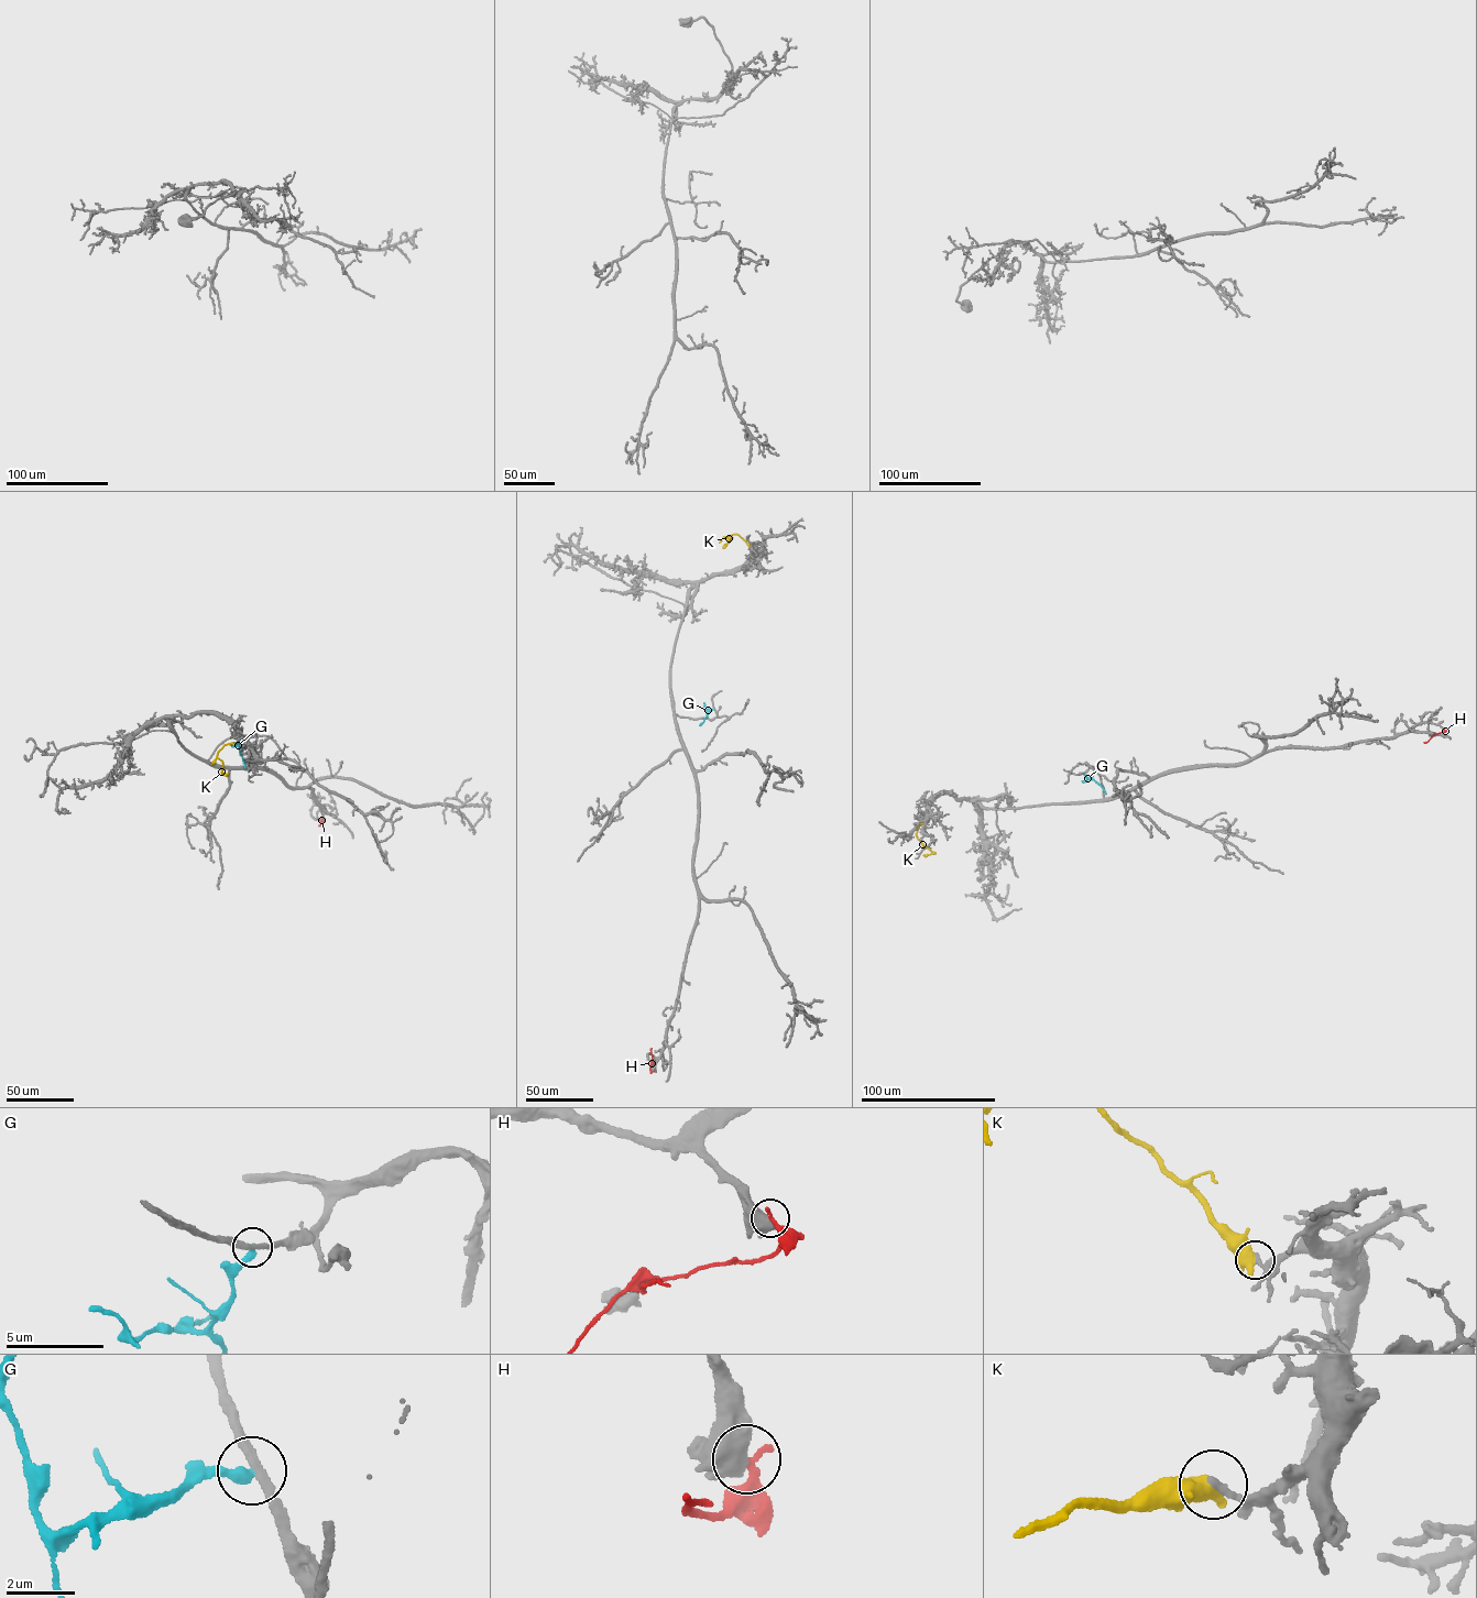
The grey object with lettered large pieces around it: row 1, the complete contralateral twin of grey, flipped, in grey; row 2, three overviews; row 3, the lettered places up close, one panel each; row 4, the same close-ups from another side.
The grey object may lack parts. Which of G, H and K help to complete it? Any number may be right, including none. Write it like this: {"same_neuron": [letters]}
{"same_neuron": []}

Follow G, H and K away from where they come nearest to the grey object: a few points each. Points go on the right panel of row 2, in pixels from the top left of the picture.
G: (1083, 773), (1101, 785), (1106, 794)
H: (1444, 730), (1423, 742)
K: (921, 822), (917, 838), (933, 853), (923, 855)

